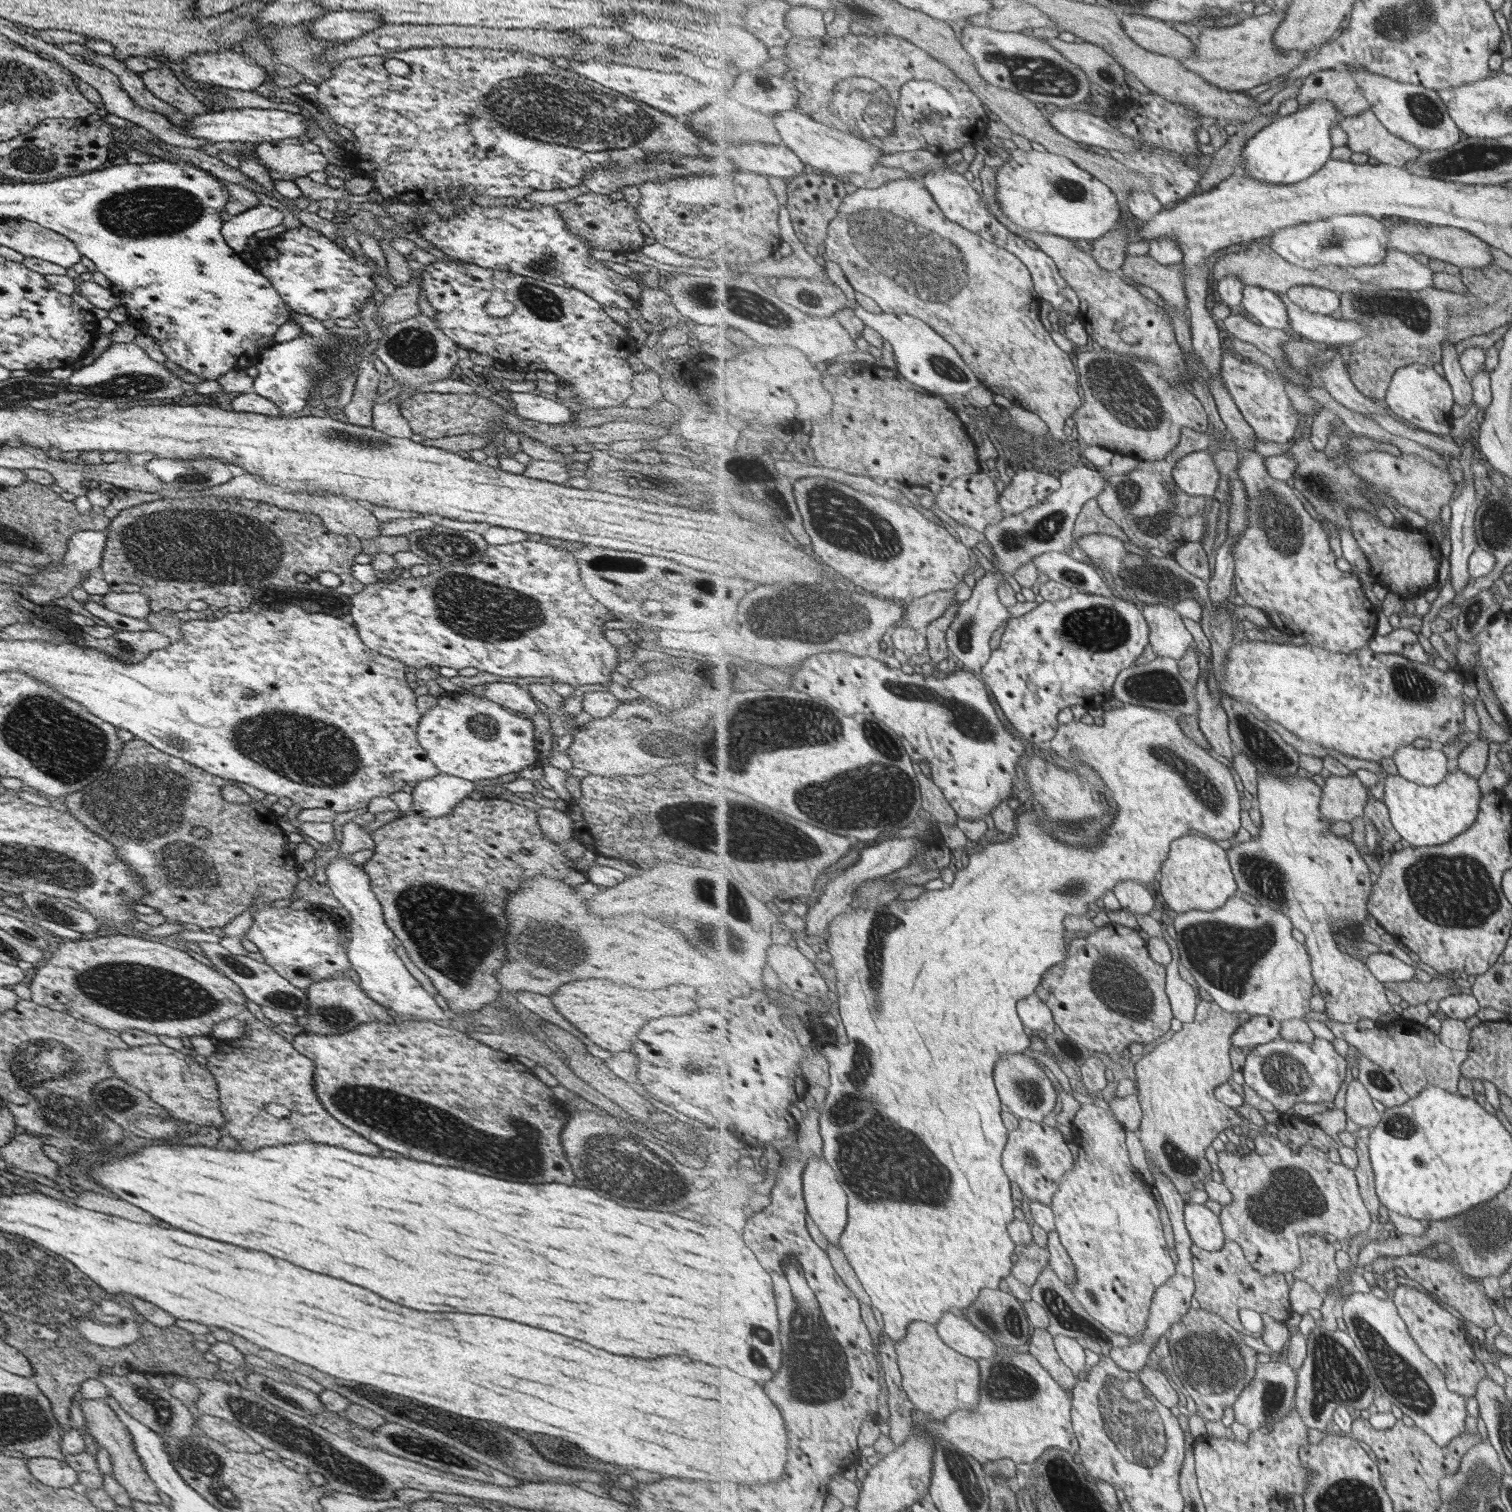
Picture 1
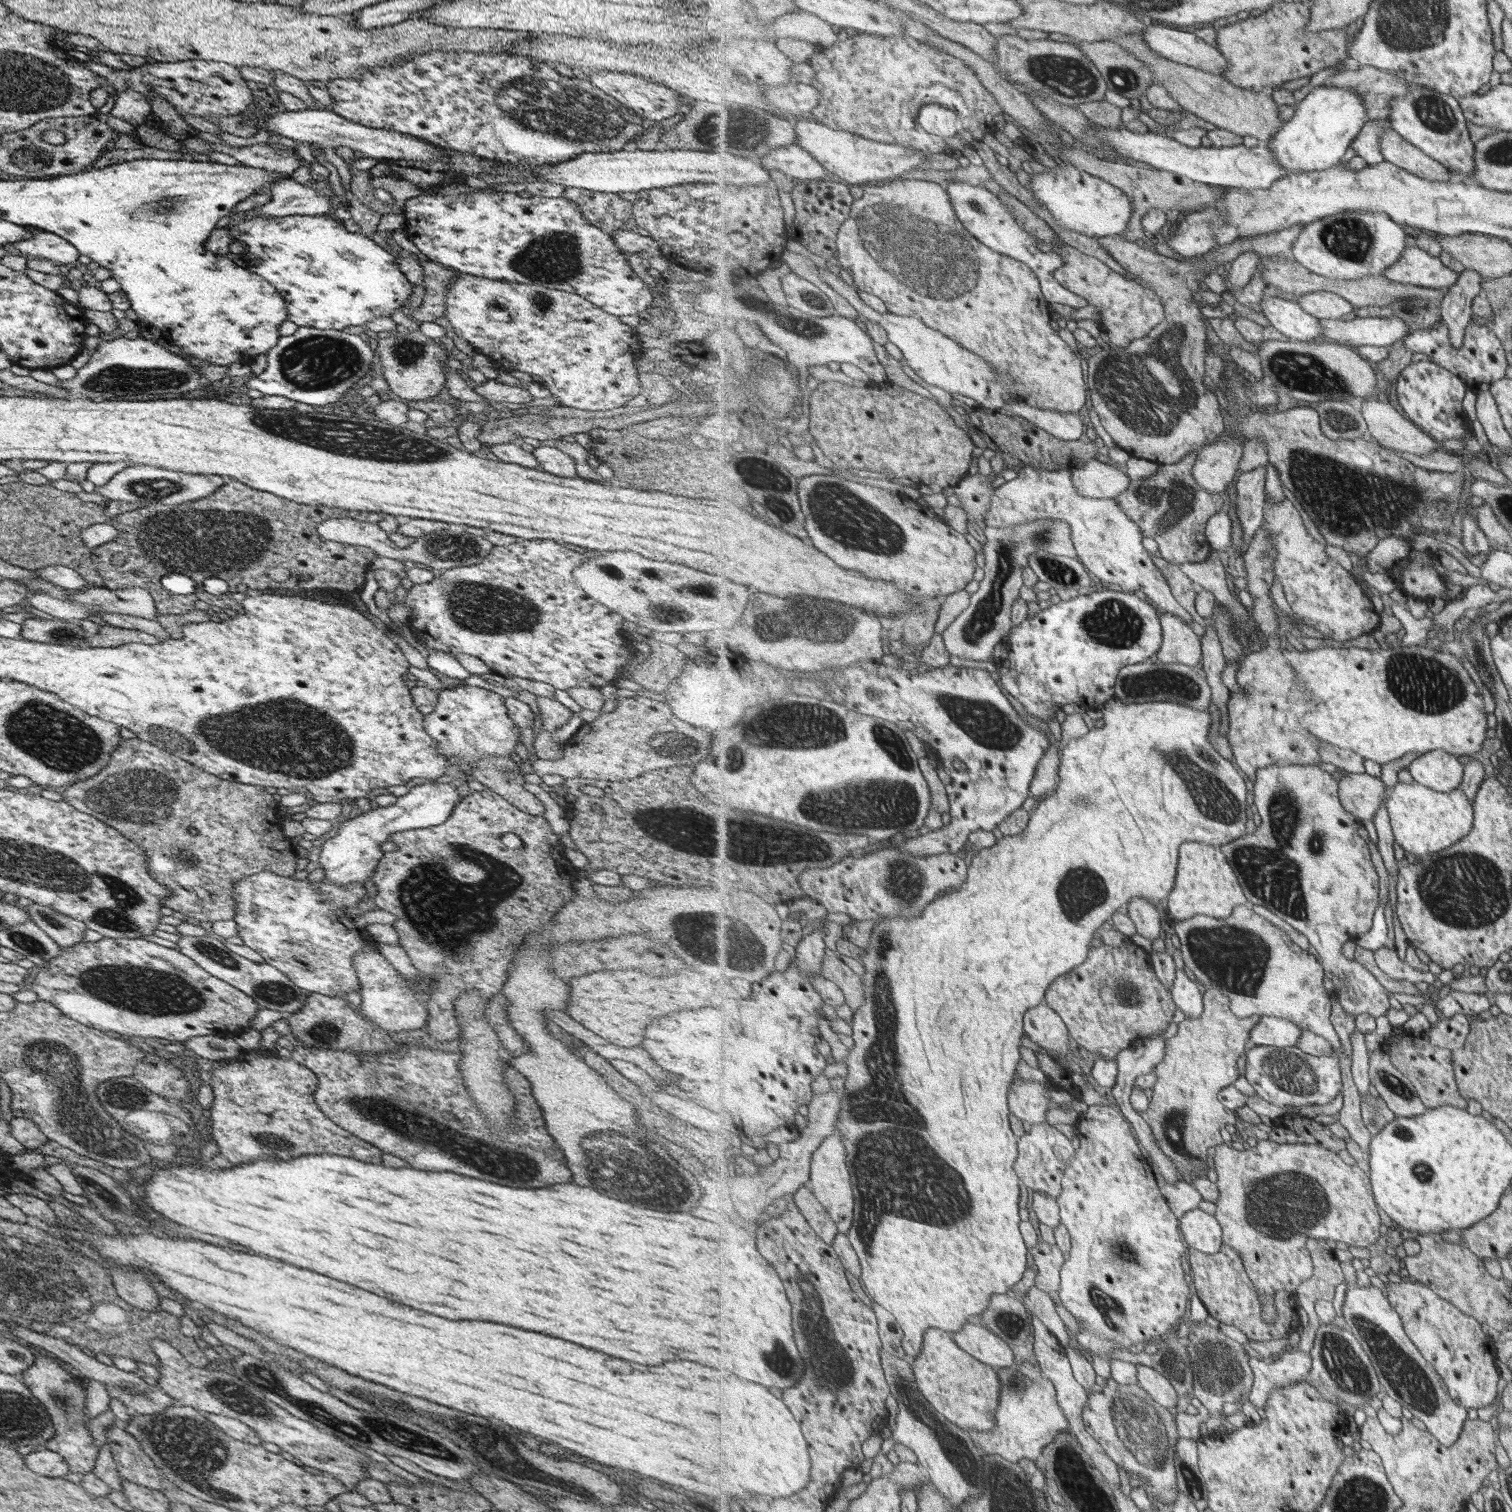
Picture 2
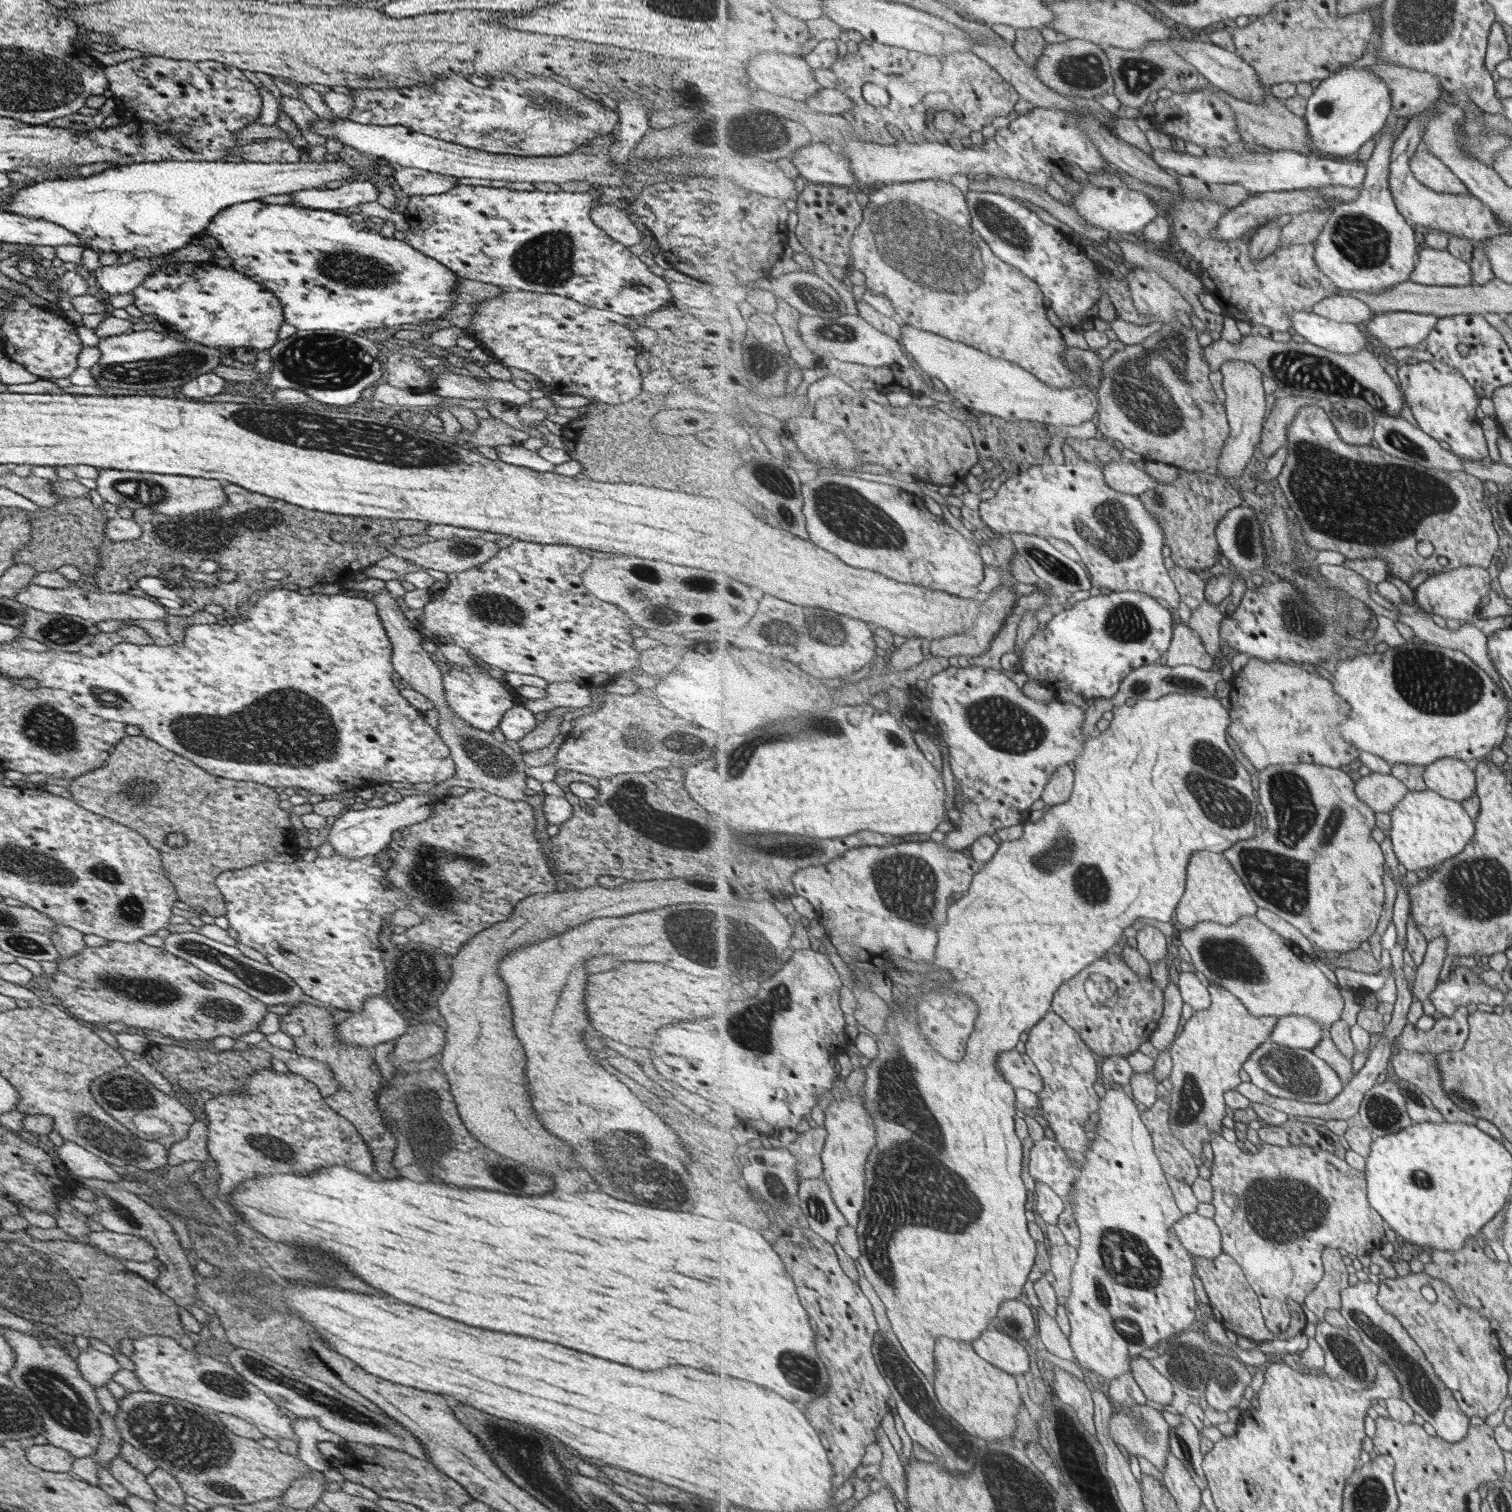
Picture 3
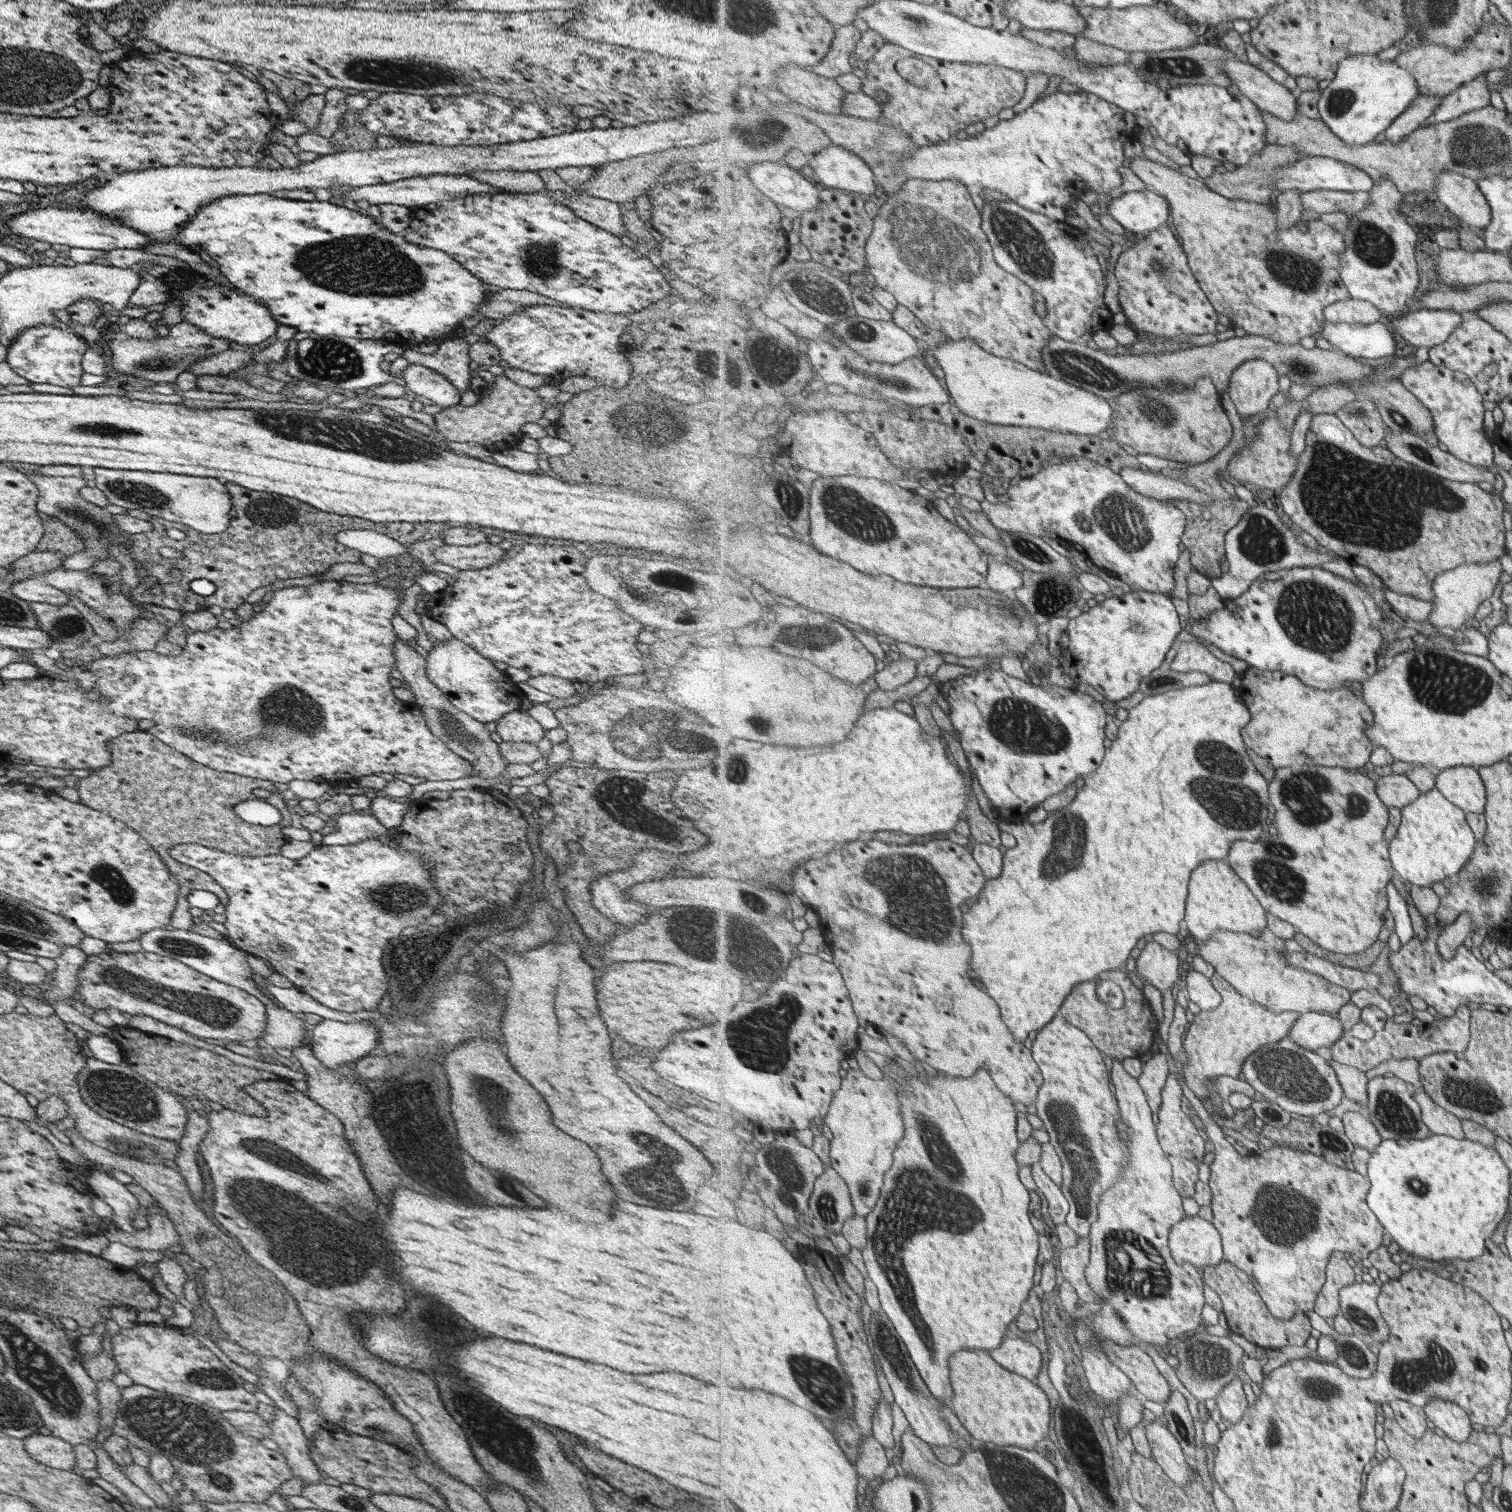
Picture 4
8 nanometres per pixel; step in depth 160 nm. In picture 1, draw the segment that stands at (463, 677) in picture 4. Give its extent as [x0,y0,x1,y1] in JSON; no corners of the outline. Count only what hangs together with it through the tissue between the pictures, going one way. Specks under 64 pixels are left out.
[416,691,538,781]

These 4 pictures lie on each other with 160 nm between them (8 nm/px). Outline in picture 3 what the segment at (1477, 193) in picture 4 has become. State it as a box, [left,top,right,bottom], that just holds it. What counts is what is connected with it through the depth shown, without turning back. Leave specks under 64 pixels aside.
[1410,148,1468,194]

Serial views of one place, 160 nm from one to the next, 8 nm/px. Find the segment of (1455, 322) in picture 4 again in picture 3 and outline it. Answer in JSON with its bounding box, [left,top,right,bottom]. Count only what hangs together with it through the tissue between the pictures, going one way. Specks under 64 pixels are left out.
[1363,312,1440,350]

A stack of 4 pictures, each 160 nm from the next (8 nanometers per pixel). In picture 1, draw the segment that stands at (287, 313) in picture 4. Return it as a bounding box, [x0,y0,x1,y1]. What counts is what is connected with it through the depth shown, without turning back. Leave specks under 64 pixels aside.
[256,226,379,320]

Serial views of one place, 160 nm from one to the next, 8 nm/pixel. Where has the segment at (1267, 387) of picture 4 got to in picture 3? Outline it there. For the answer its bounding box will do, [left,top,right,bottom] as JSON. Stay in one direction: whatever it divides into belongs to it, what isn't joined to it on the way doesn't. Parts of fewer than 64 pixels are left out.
[1217,360,1267,478]

